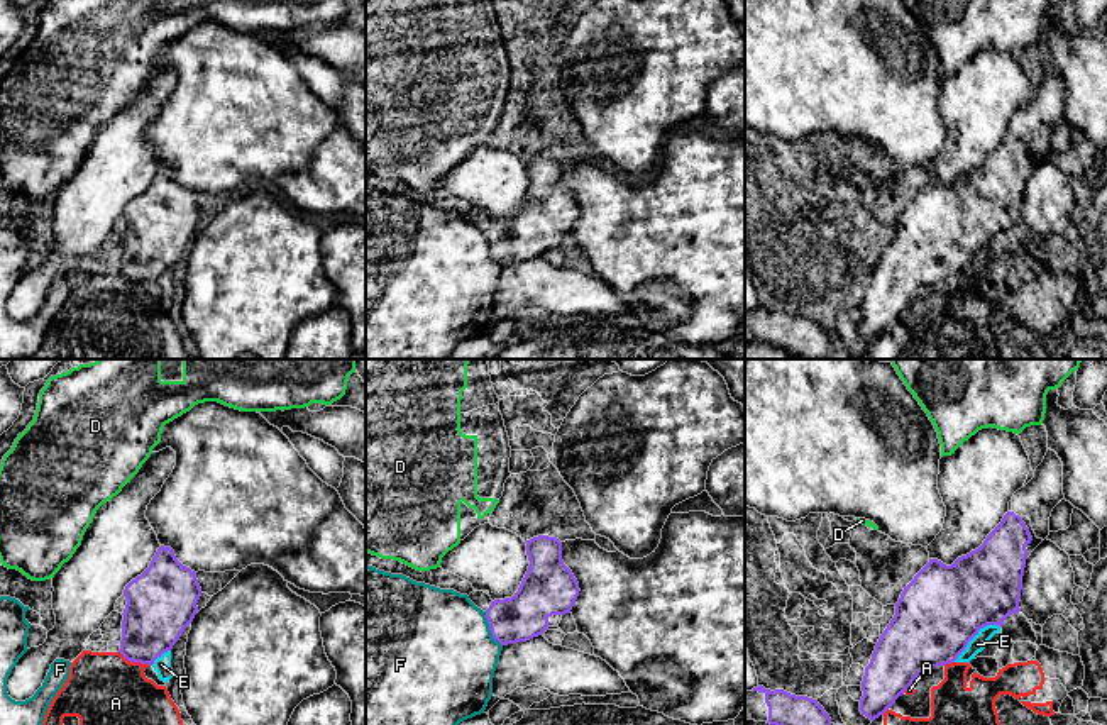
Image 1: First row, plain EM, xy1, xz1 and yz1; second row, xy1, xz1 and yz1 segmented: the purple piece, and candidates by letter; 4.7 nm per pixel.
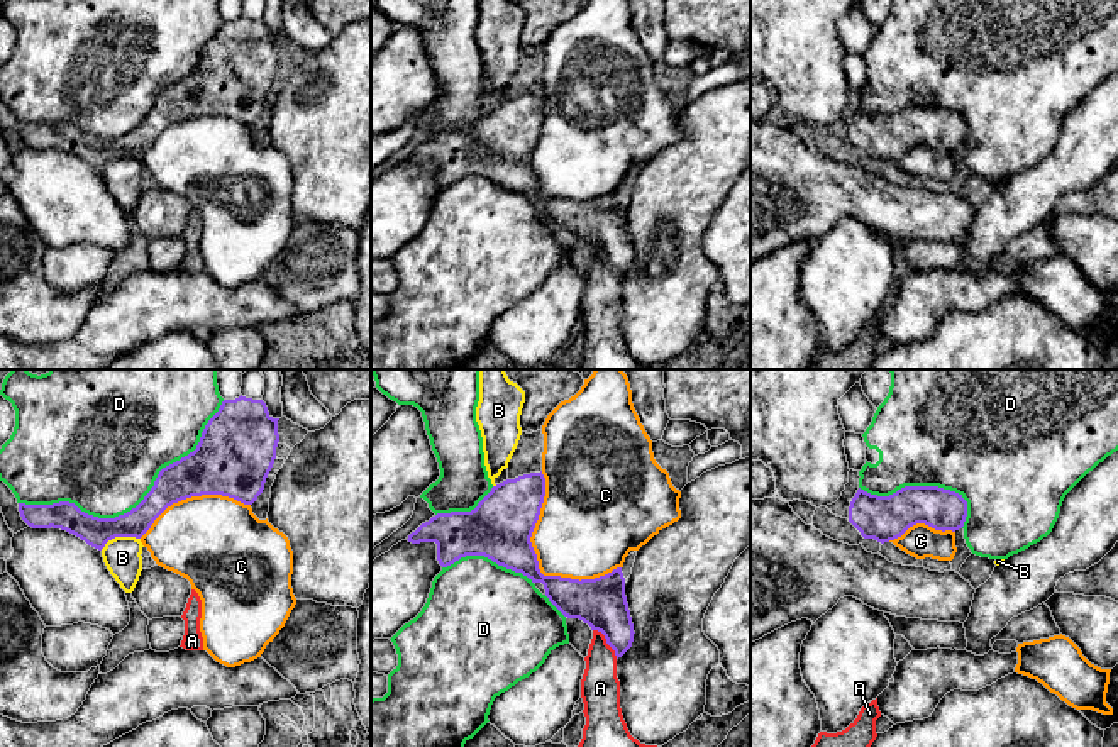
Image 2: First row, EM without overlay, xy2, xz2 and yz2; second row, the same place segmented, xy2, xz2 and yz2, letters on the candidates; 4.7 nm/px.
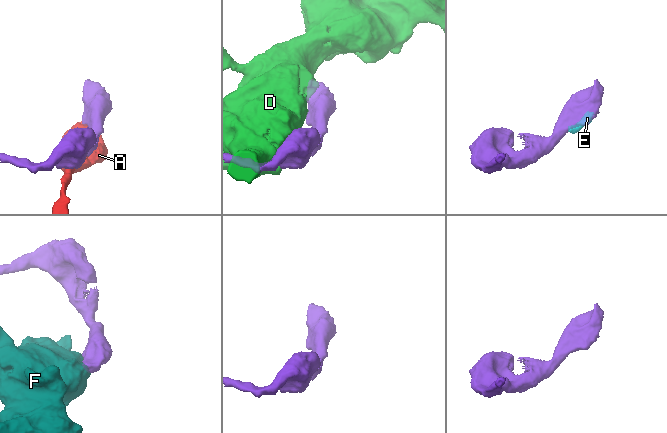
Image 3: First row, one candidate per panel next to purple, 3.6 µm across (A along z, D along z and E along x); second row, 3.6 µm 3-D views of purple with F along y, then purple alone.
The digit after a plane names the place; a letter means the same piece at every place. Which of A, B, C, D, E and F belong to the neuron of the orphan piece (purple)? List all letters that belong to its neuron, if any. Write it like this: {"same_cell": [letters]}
{"same_cell": []}

